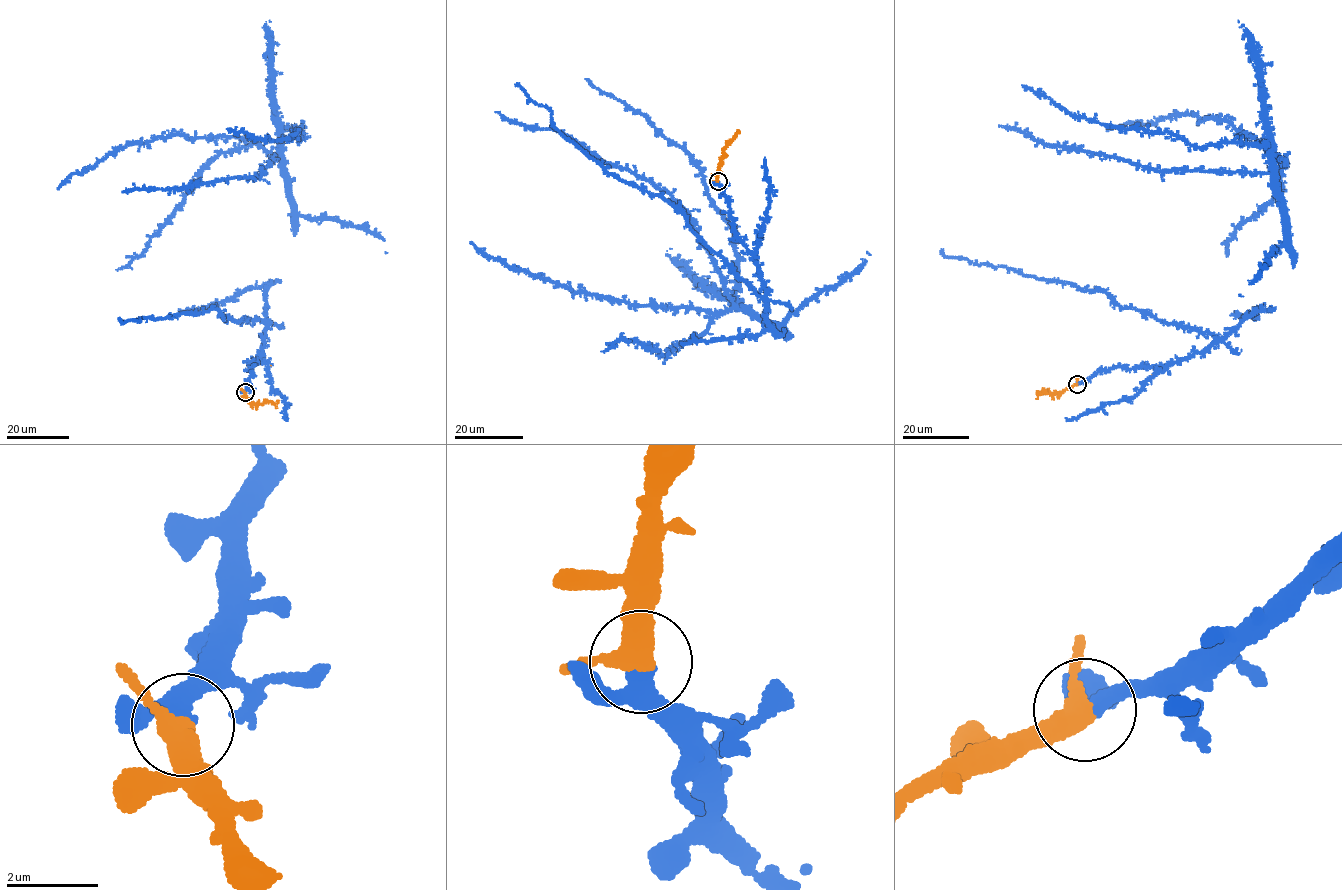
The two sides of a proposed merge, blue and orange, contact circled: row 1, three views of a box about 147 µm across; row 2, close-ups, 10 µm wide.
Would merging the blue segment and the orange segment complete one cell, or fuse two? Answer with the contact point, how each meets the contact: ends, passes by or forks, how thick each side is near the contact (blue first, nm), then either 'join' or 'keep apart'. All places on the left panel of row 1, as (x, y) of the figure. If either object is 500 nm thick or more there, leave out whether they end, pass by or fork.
(245, 392) | blue passes by | orange passes by | 280/400 nm | join

